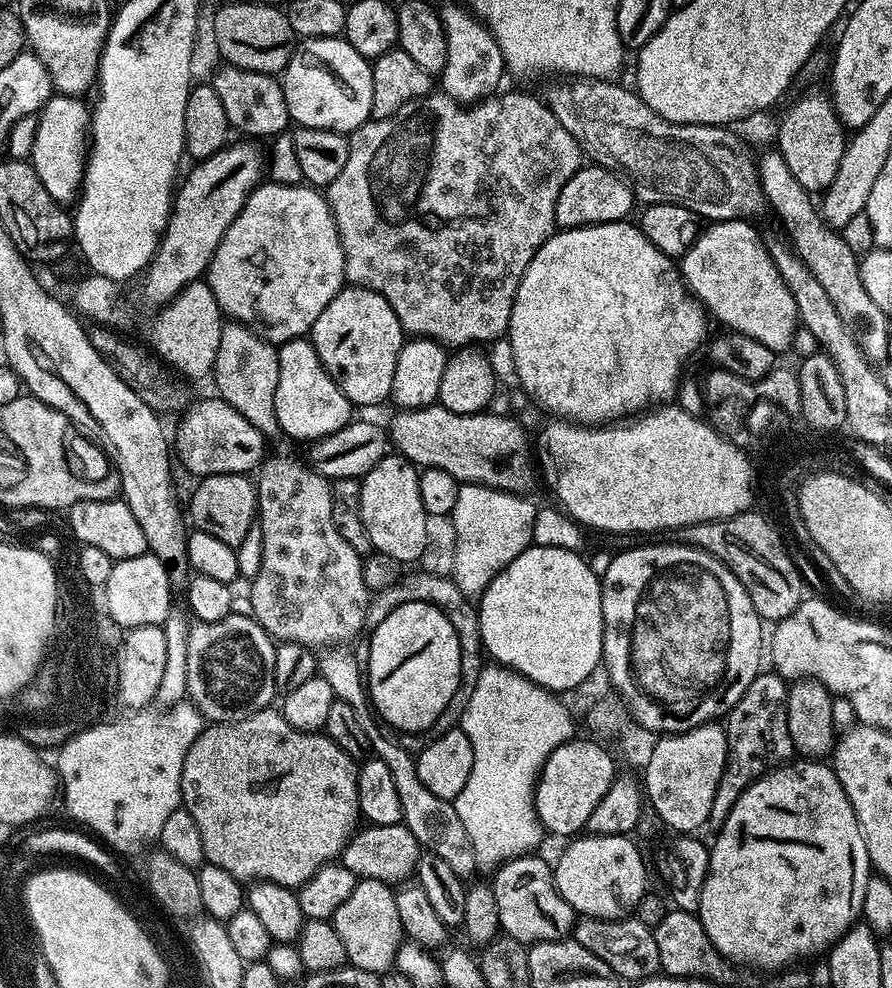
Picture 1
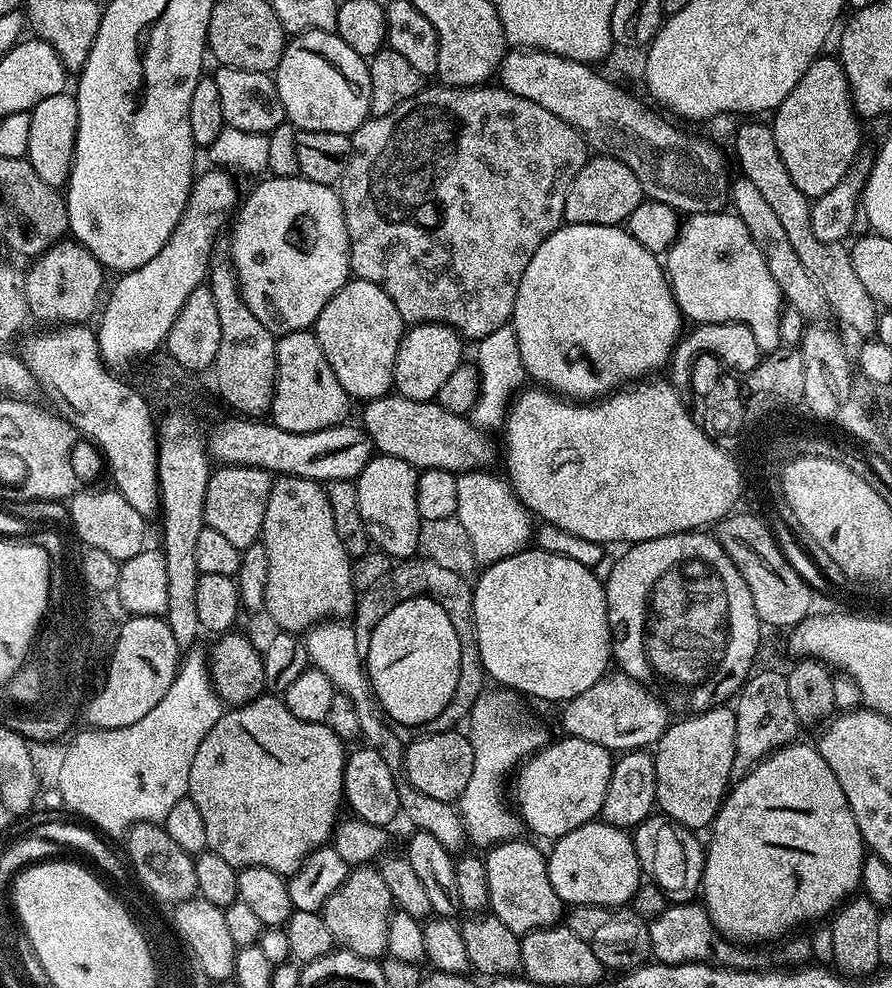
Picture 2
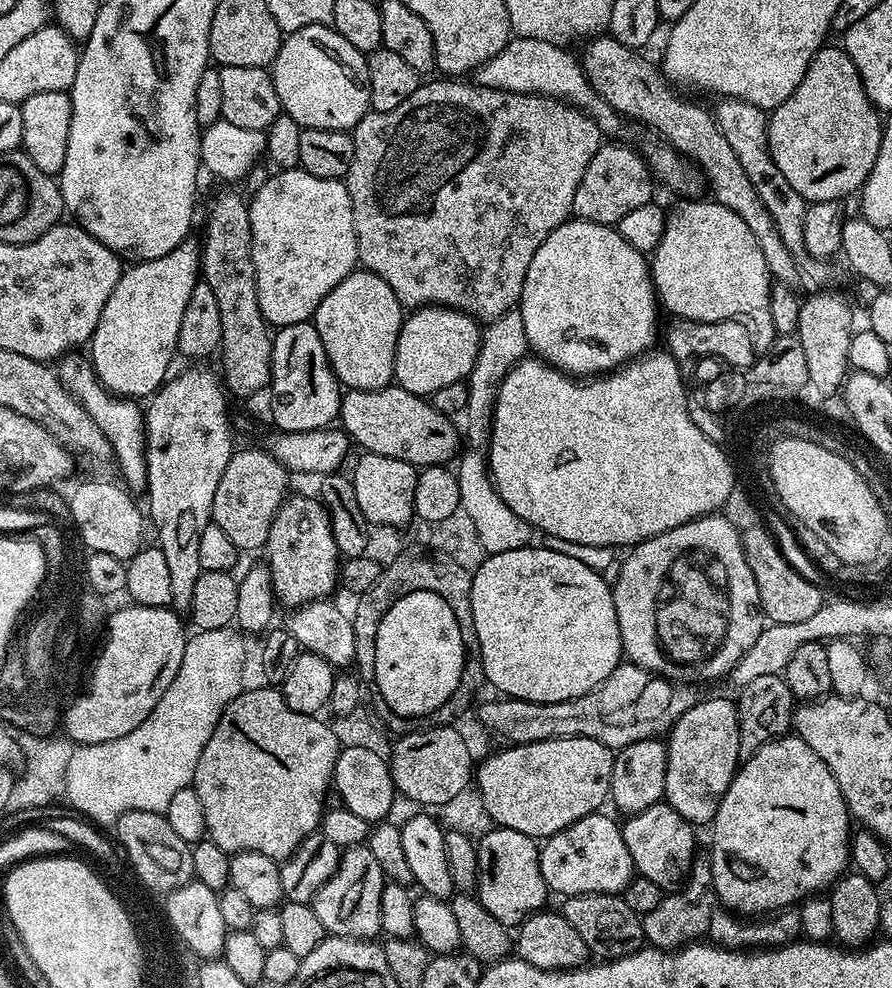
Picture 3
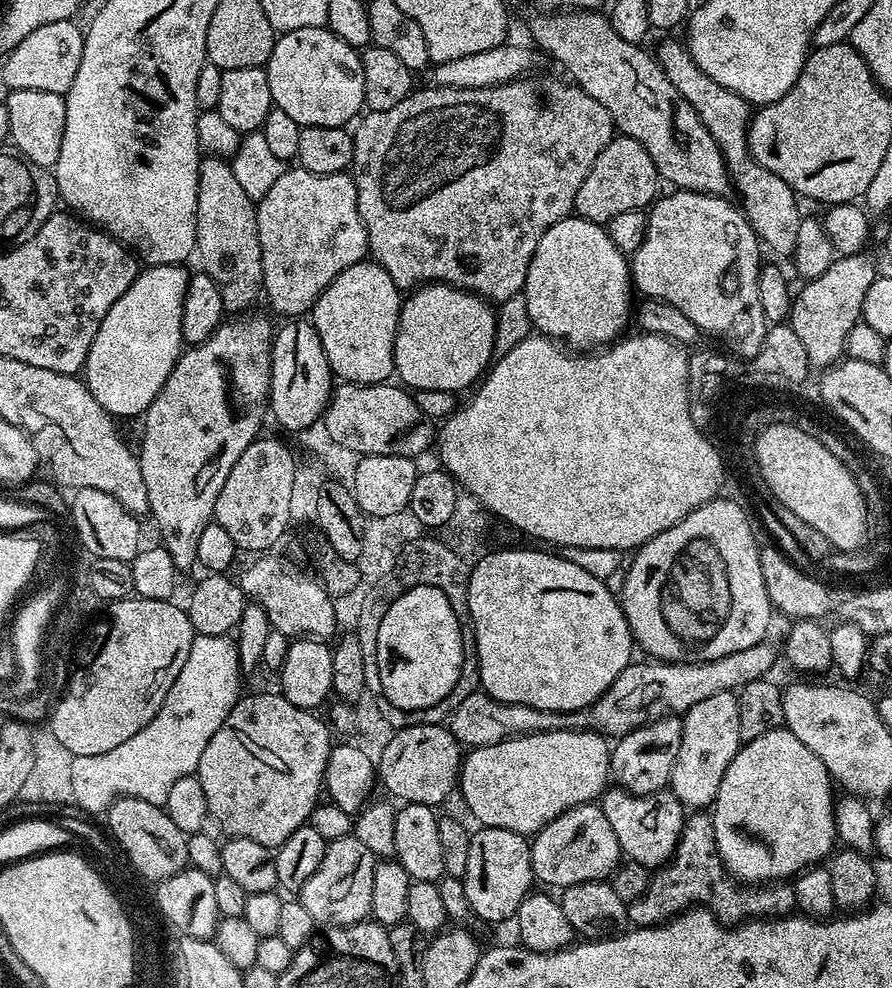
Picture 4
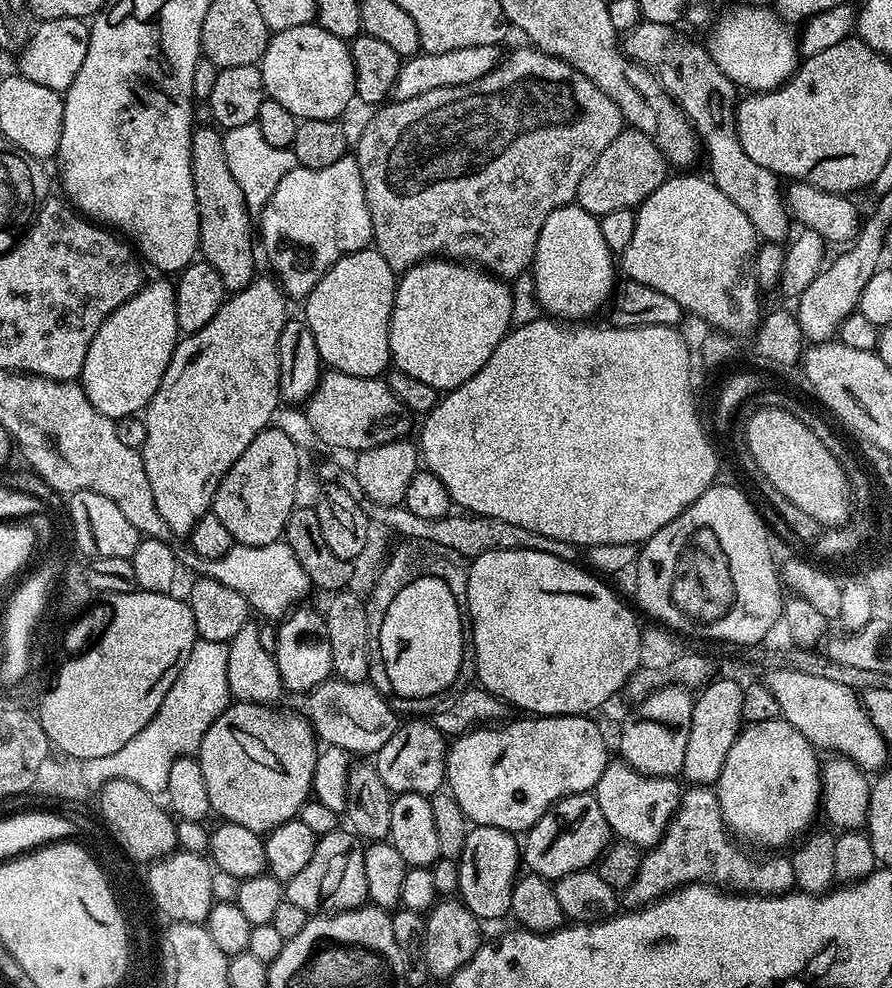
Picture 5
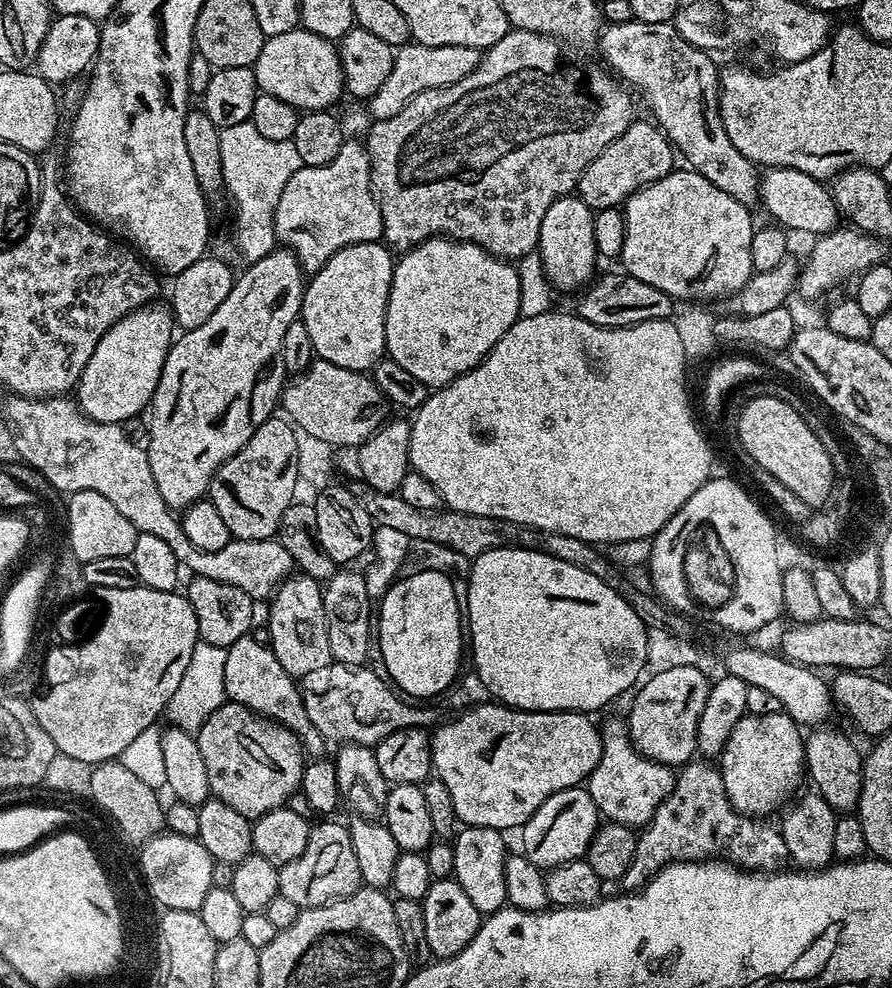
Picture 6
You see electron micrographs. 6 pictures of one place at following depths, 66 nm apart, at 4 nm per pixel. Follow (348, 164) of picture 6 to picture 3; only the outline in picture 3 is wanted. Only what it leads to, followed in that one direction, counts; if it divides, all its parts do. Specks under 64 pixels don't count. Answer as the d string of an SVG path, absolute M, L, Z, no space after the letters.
M297 166L284 171L284 308L280 308L280 328L306 323L315 317L318 306L342 278L357 271L360 255L354 230L354 210L344 180L314 178Z

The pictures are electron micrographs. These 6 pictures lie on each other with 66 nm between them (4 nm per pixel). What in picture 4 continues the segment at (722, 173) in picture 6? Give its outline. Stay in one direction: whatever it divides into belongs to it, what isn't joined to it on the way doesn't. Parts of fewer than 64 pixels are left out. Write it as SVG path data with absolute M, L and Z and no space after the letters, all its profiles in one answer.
M664 38L660 44L660 49L655 49L656 61L662 66L666 78L670 78L670 82L674 82L674 86L678 86L678 94L682 94L682 98L686 98L686 102L690 102L690 106L694 106L694 110L700 115L702 122L710 130L714 140L720 144L724 160L728 163L728 170L731 173L735 191L737 193L740 191L741 201L739 200L739 203L742 205L744 215L748 217L749 226L756 231L761 245L767 251L769 248L770 251L777 252L780 256L791 257L795 250L798 228L802 219L801 201L789 184L782 182L782 178L778 178L778 174L770 174L770 170L766 170L766 166L758 163L749 151L748 125L754 115L753 109L747 100L742 99L738 94L734 94L734 90L726 90L726 86L718 86L718 82L714 82L714 78L706 75L698 66L698 62L694 62L694 58L688 53L687 47L681 41L679 44L676 40L668 39L672 38Z

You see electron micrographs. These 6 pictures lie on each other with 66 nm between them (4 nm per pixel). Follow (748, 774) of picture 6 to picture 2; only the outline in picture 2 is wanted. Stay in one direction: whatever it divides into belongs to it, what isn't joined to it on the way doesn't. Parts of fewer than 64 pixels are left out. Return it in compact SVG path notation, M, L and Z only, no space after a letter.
M793 742L779 748L777 752L771 752L764 757L755 768L751 768L746 775L739 777L731 785L730 791L725 795L714 821L710 825L712 841L707 841L706 855L704 858L704 878L702 881L702 903L707 908L714 926L723 936L733 942L745 940L745 945L756 946L759 940L779 941L796 930L799 924L807 920L820 922L831 917L846 900L860 888L860 875L862 874L862 862L866 855L864 839L860 837L858 822L854 822L854 814L850 810L850 802L846 802L846 794L842 794L842 786L838 786L838 778L834 778L834 770L822 758L819 747Z

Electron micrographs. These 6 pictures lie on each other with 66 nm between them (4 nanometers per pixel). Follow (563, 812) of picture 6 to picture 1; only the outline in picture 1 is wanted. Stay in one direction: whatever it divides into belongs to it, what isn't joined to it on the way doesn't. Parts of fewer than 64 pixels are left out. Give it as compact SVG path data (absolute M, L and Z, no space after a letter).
M580 834L565 843L568 845L561 850L560 857L554 860L552 878L556 889L562 898L566 898L573 912L599 920L622 920L635 913L638 902L649 891L650 868L646 856L640 853L639 846L632 838L628 834Z

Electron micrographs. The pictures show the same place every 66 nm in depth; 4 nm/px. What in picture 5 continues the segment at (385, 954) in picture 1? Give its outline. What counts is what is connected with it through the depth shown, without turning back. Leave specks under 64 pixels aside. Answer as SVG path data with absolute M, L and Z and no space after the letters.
M335 830L319 837L310 862L286 882L286 898L308 914L331 914L359 908L368 900L365 845L351 830Z

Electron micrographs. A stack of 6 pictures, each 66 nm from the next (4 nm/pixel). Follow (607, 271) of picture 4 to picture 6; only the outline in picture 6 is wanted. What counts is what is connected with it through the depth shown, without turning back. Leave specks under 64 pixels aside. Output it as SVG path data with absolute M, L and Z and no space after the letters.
M579 195L559 196L542 217L538 245L548 280L557 293L583 289L597 275L598 253L594 246L594 212L580 200Z

